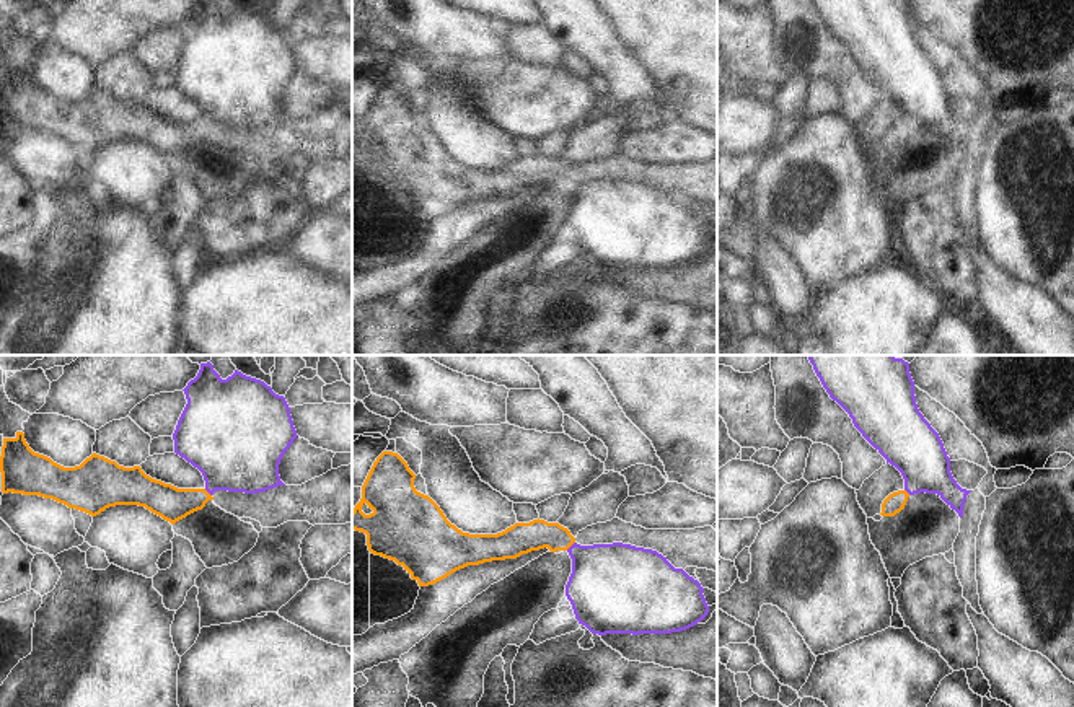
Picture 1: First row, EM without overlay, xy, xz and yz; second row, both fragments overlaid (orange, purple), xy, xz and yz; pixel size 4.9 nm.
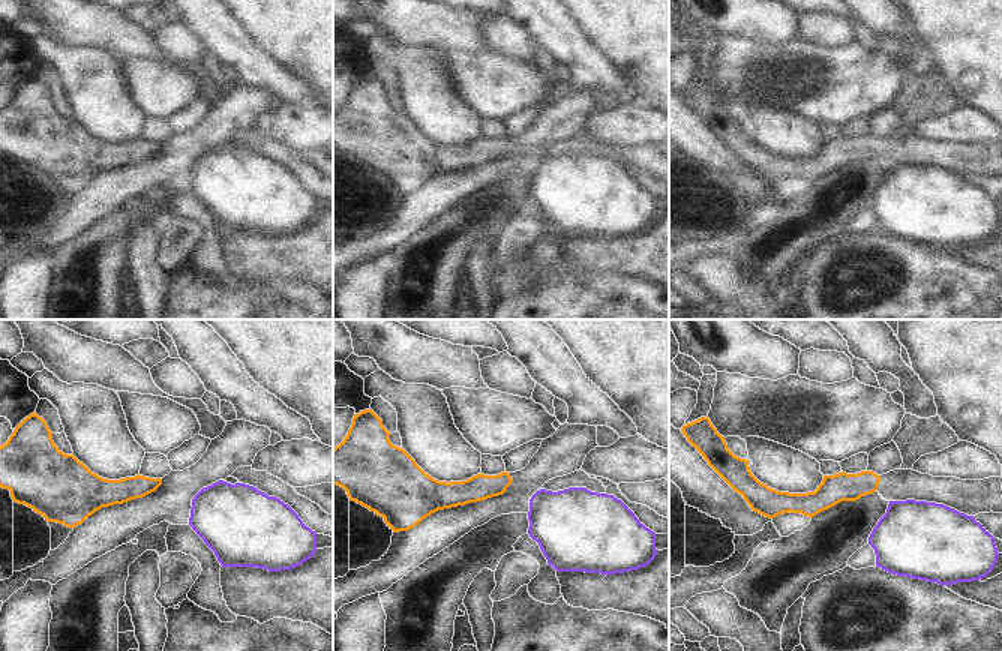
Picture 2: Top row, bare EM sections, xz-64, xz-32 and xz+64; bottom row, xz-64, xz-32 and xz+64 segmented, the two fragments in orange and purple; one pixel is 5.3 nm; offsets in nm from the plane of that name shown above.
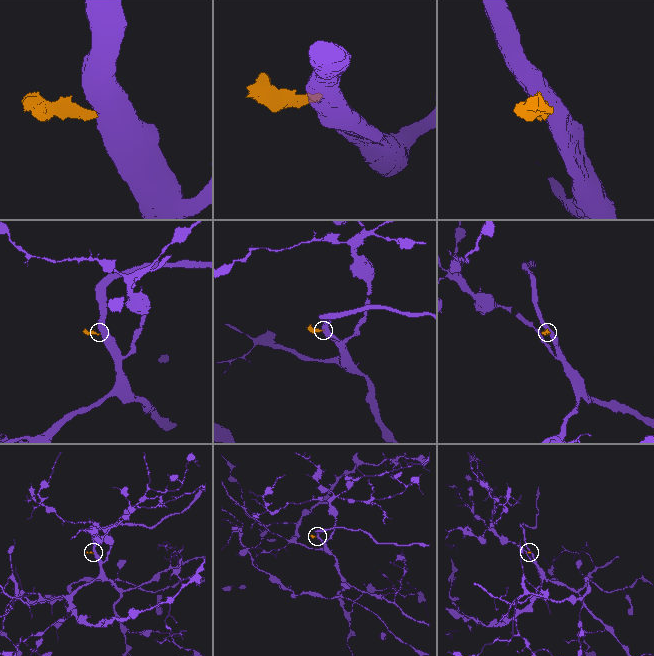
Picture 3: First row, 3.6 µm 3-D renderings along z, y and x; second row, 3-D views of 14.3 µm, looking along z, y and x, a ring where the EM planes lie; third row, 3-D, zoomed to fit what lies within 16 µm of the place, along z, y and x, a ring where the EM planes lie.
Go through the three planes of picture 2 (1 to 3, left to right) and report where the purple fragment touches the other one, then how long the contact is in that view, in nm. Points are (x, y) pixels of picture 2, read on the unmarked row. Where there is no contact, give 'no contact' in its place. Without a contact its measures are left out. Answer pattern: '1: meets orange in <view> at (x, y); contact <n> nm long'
1: no contact
2: no contact
3: no contact

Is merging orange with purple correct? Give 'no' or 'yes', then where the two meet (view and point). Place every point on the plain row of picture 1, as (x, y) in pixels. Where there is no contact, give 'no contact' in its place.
no; contact xz (569, 181)

